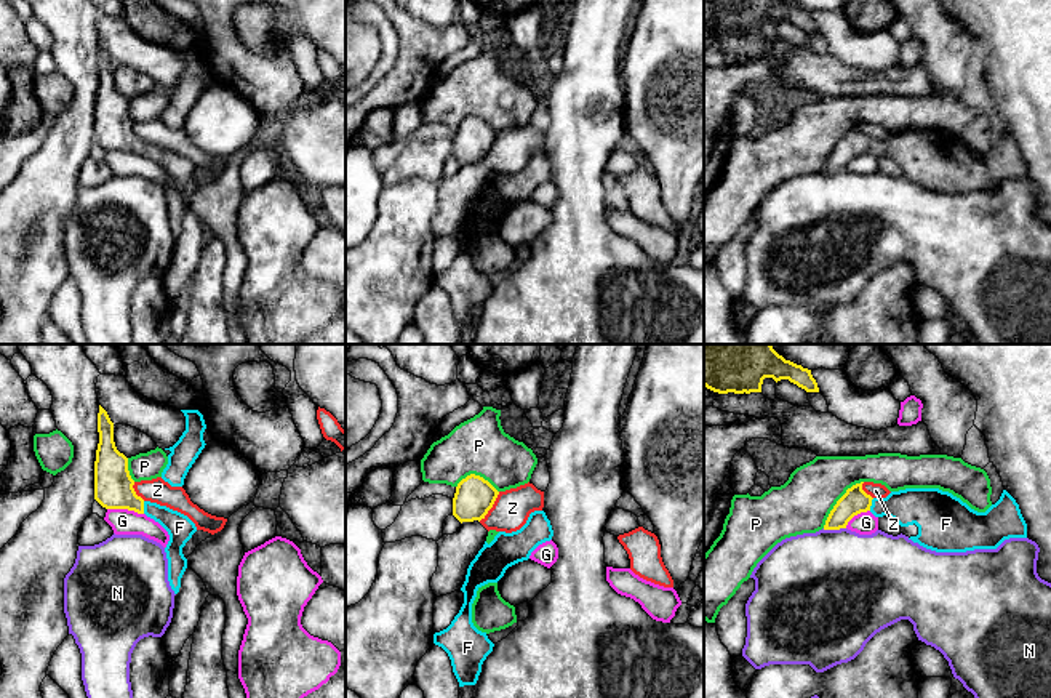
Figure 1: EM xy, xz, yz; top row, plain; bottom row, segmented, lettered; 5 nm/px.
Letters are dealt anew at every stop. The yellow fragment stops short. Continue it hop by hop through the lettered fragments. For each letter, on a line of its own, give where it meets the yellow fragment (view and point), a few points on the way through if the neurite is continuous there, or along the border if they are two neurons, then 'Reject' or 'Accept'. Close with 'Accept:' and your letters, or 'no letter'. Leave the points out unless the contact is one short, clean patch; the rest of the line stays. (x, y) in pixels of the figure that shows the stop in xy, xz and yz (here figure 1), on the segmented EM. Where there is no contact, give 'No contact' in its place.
F: Touches yellow at xy (143, 508). Path across: xy (114, 489), (143, 508), (165, 516), (179, 527). Accept
G: Touches yellow at xy (125, 508). Reject
N: Touches yellow at yz (834, 529). Boundary: yz (845, 527), (823, 529). Reject
P: Touches yellow at yz (837, 501). Reject
Z: Touches yellow at xz (491, 506). Boundary: xz (499, 492), (493, 506), (479, 521). Reject
Accept: F

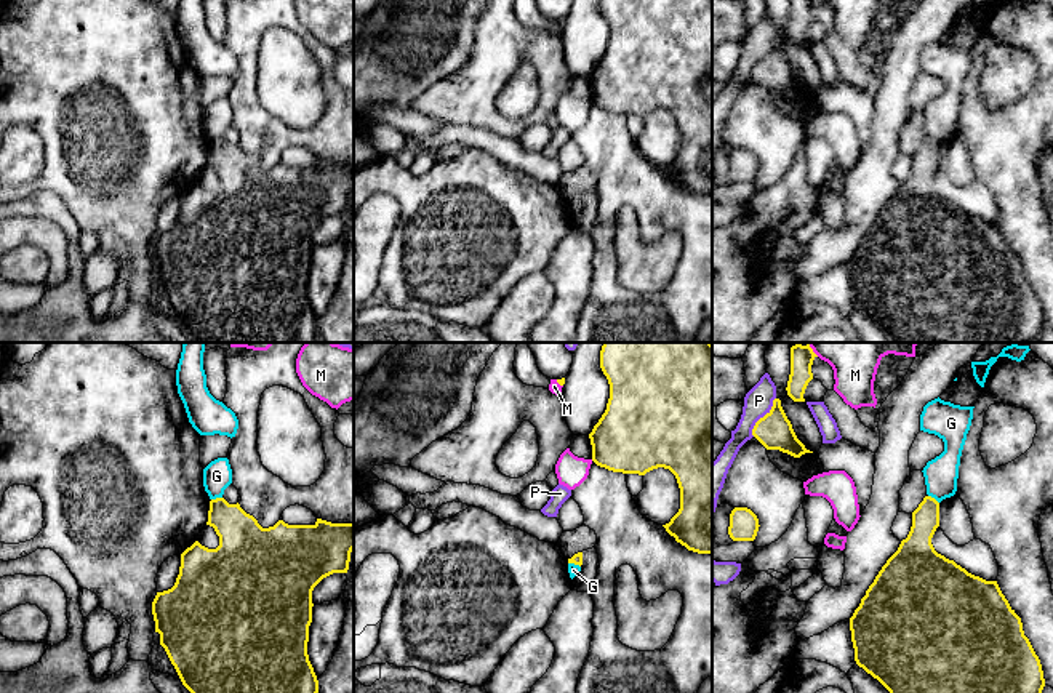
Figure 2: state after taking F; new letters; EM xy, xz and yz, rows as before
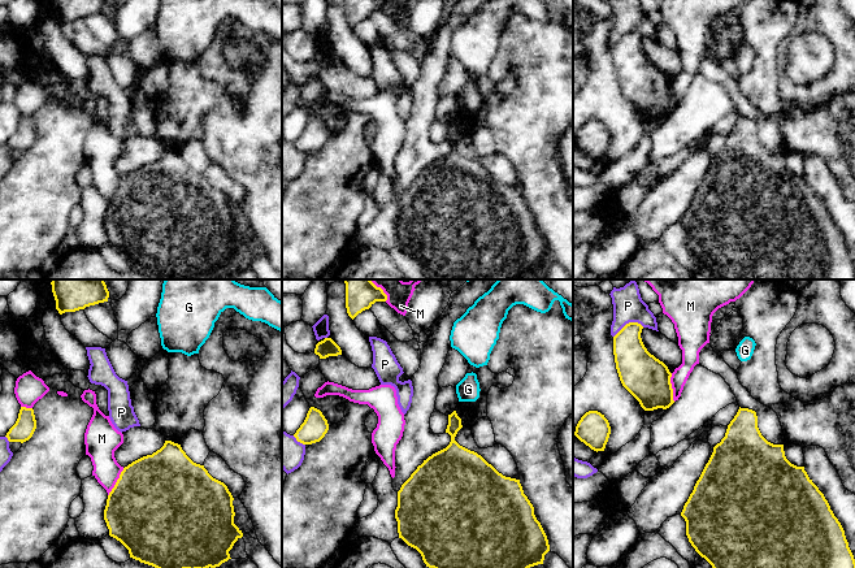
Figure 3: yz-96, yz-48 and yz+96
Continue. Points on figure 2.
G: Touches yellow at xy (216, 498). Boundary: xy (221, 496), (212, 500). Reject
M: Touches yellow at yz (812, 349). Reject
P: Touches yellow at yz (764, 416). Reject
Accept: no letter

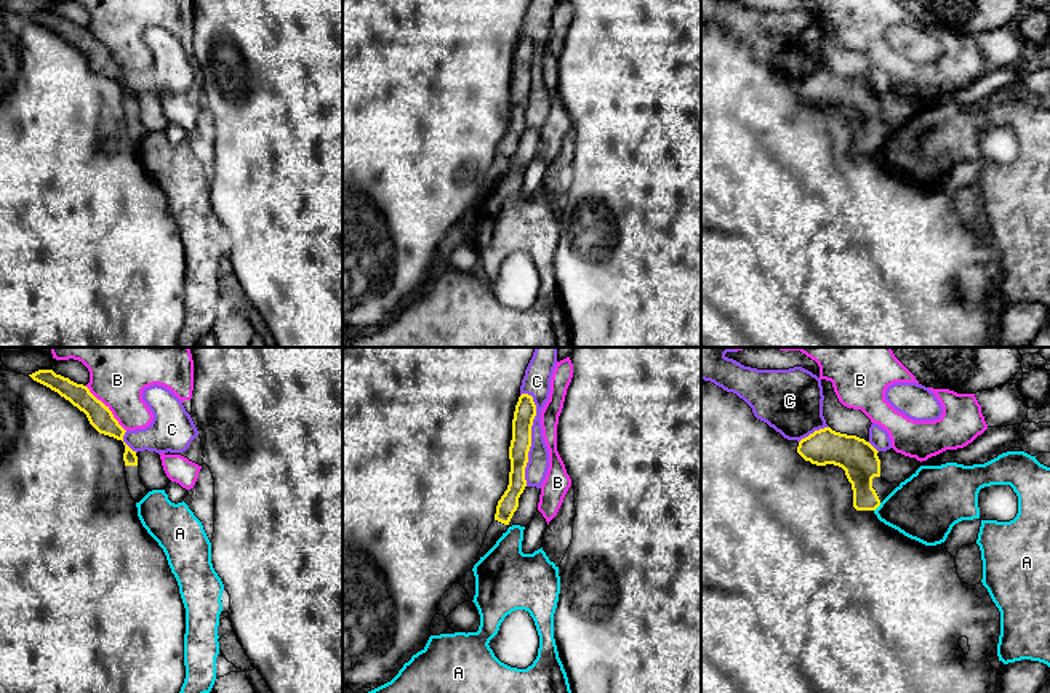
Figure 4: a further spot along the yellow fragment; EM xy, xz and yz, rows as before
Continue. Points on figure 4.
A: Touches yellow at yz (877, 506). Reject
B: Touches yellow at xy (108, 408). Reject
C: Touches yellow at xz (530, 437). Reject
Accept: no letter

